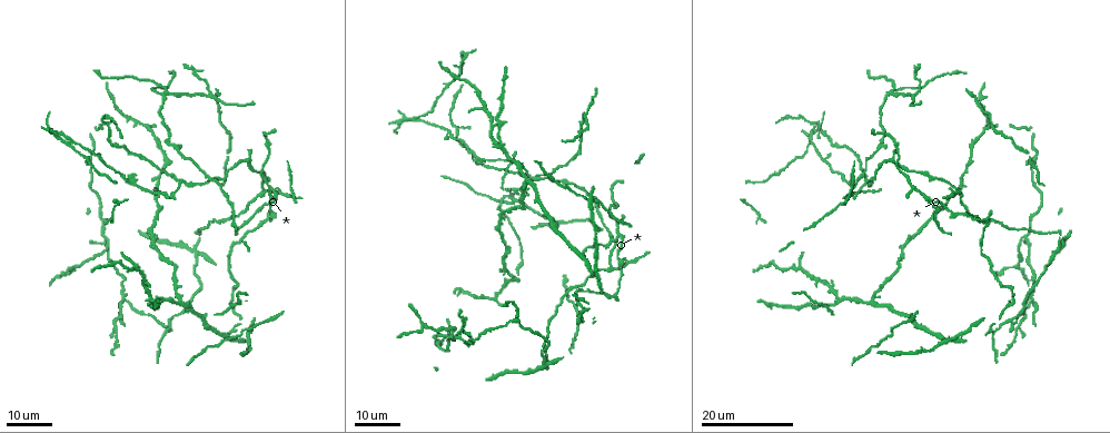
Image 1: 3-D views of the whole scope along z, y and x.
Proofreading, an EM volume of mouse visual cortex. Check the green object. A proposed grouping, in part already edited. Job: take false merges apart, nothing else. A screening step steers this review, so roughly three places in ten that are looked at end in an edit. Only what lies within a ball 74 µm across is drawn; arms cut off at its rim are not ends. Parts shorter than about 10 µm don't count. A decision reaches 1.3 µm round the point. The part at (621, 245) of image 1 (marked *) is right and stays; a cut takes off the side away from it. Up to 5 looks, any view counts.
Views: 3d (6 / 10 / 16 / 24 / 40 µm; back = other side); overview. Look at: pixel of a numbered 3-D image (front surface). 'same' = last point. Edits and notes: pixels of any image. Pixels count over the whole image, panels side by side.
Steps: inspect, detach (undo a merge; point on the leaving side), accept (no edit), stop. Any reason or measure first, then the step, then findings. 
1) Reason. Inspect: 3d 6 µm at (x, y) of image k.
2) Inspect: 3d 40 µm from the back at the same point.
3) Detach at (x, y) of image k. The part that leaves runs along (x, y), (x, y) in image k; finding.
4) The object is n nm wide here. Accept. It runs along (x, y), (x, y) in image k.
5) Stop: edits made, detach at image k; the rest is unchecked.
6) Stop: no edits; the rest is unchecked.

Thin arm on a thick one. Inspect: 3d 24 µm at (273, 199) of image 1.

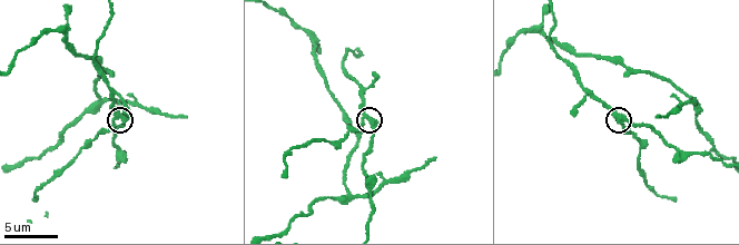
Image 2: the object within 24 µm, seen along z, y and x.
Closer look. Inspect: 3d 6 µm at (613, 115) of image 2.

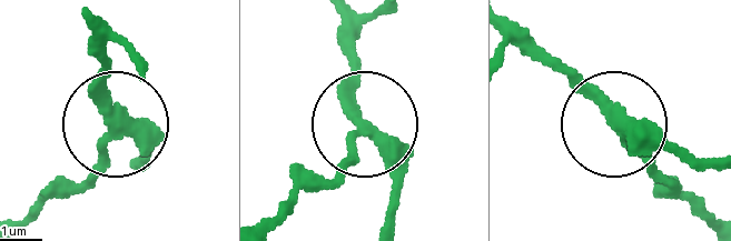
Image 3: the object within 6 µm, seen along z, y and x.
Inspect: 3d 6 µm from the back at (364, 131) of image 3.

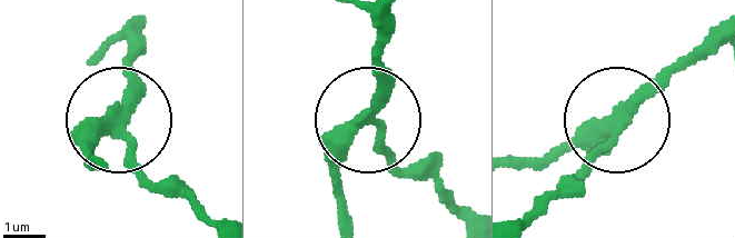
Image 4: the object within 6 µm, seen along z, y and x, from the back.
3 arms meet here. Accept. It runs along (348, 216), (338, 167), (369, 125), (408, 174) in image 4; continuous, no second neuron.

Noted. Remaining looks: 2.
Looks like a crossing. Inspect: 3d 16 µm at (838, 301) of image 1.

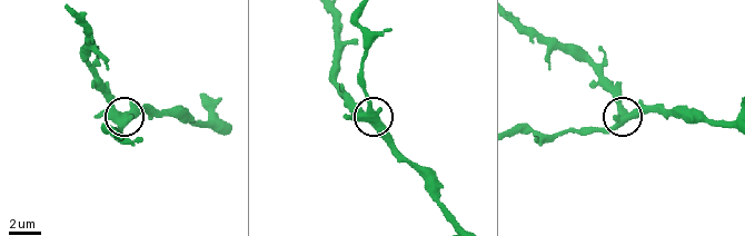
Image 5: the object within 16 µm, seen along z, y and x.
Inspect: 3d 10 µm at (118, 122) of image 5.

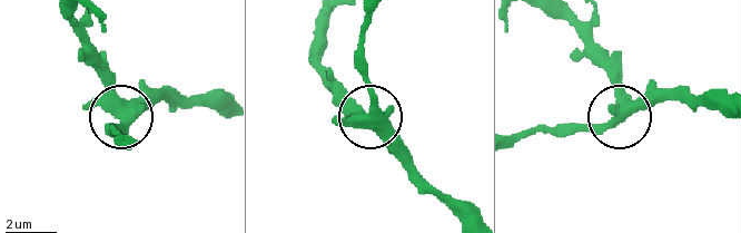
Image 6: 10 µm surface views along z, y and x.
The side arm is 20 µm long; 5 arms meet here. Accept. Continuous, no second neuron.

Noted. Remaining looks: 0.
Stop: no edits; the rest is unchecked.

